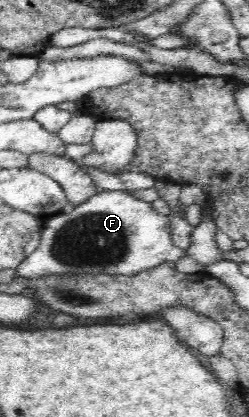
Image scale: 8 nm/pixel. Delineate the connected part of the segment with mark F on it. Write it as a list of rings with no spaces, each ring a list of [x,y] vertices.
[[[102,190],[88,201],[76,206],[69,214],[63,212],[44,218],[41,242],[16,268],[16,276],[41,278],[41,276],[65,276],[73,274],[112,274],[113,276],[133,276],[155,268],[166,262],[177,262],[183,255],[189,255],[173,243],[169,216],[153,209],[145,202],[126,190]]]

